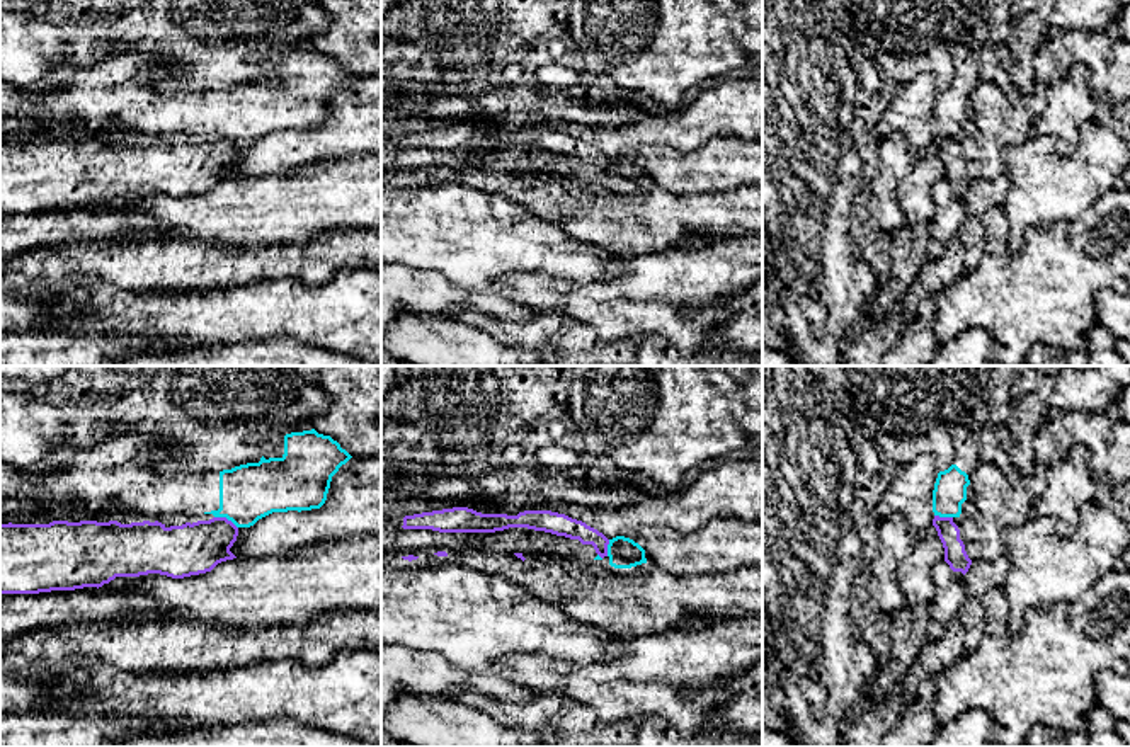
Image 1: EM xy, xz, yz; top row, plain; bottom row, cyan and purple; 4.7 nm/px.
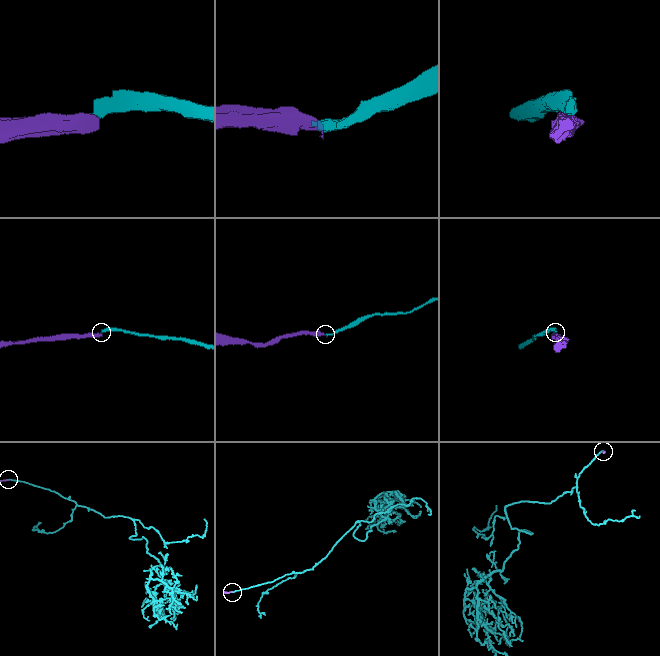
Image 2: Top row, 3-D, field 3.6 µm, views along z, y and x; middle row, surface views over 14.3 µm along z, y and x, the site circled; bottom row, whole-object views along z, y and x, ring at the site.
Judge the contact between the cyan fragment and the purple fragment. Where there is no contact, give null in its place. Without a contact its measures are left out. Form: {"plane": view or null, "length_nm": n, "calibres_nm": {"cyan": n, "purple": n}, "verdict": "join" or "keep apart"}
{"plane": "xy", "length_nm": 130, "calibres_nm": {"cyan": 280, "purple": 240}, "verdict": "keep apart"}

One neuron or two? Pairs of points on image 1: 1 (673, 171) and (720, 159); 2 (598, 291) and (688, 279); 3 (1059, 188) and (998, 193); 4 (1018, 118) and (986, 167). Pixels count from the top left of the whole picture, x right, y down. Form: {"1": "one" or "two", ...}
{"1": "one", "2": "one", "3": "two", "4": "one"}

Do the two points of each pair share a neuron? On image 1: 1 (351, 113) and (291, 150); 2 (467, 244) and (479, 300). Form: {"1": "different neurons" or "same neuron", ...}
{"1": "same neuron", "2": "different neurons"}

